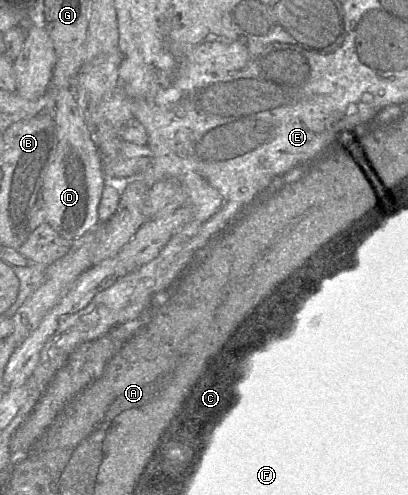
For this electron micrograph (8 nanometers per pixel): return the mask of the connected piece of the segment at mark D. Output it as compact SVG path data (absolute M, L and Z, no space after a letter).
M72 87L55 93L53 114L58 145L43 181L41 197L45 205L46 223L61 237L72 242L93 231L100 223L98 206L108 178L94 136L80 112Z

